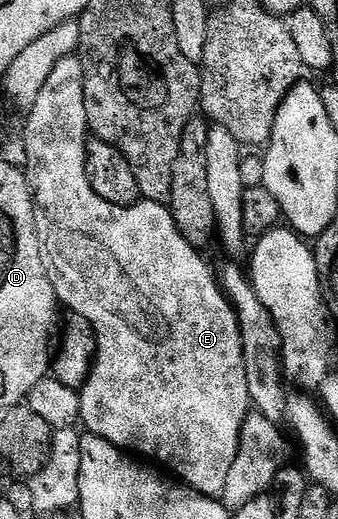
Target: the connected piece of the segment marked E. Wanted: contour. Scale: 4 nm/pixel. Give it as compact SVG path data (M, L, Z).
M72 56L61 60L61 64L53 68L53 76L45 80L45 88L41 88L41 96L37 96L37 104L33 104L26 118L27 127L23 130L23 154L27 157L25 173L31 184L31 193L35 195L36 207L41 211L42 225L45 227L45 254L49 259L49 270L55 283L55 297L62 305L64 302L68 306L66 309L70 313L85 316L85 320L89 320L95 333L95 362L91 366L87 383L78 391L82 425L87 425L86 429L90 433L109 440L124 452L134 452L160 467L168 466L163 468L170 471L183 485L191 486L197 492L208 496L222 495L229 468L237 457L242 425L253 410L249 396L249 380L245 380L245 356L239 317L235 315L234 306L227 301L227 295L224 294L216 275L215 278L211 275L211 270L203 259L204 255L191 246L189 240L185 240L185 236L181 236L170 209L164 203L140 200L133 206L119 207L97 196L97 192L93 192L87 179L89 127L85 112L83 61L79 57Z

